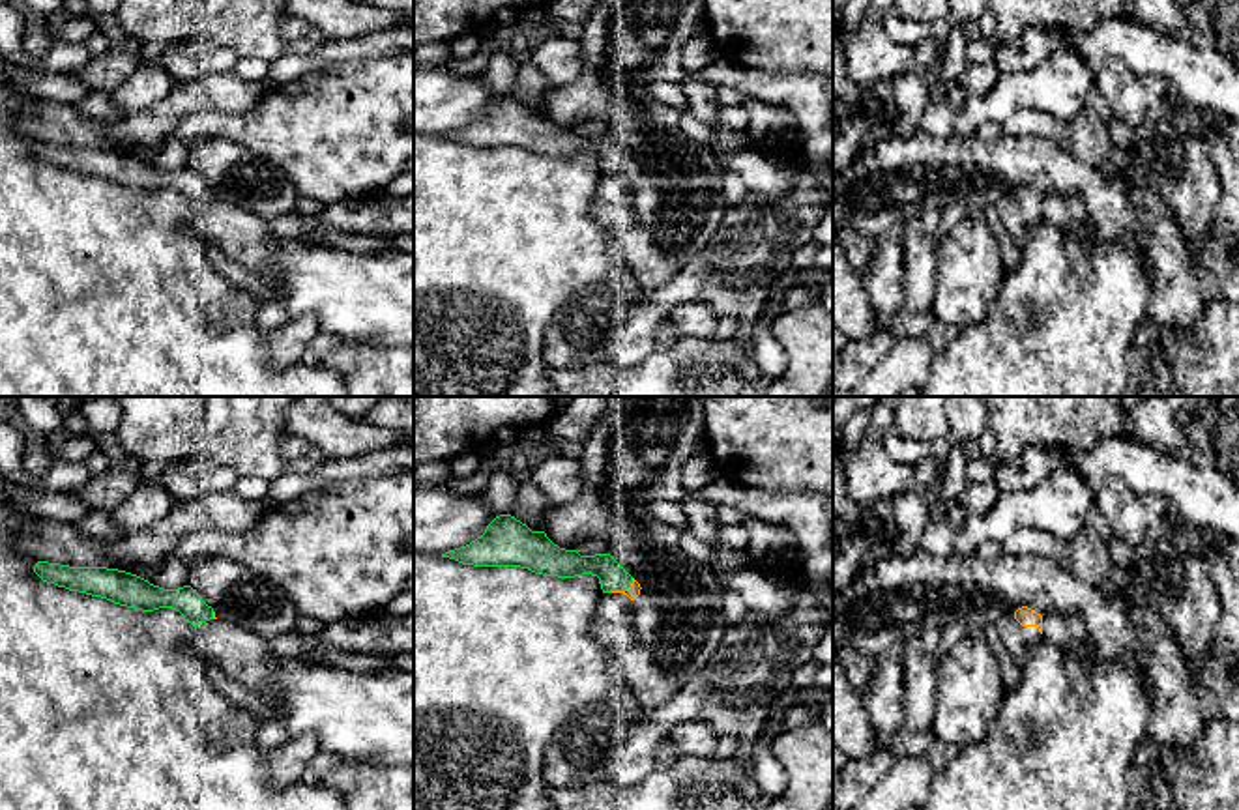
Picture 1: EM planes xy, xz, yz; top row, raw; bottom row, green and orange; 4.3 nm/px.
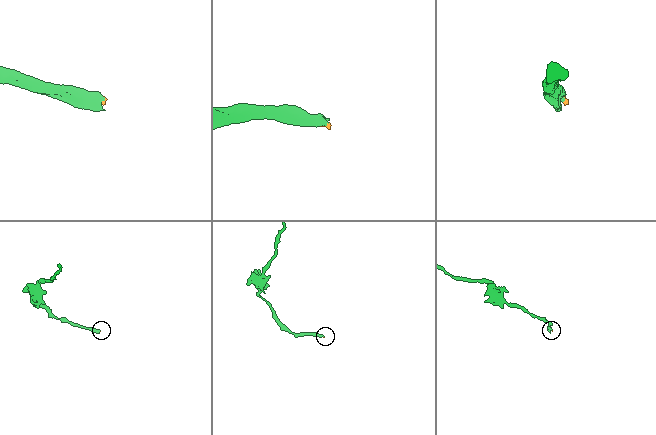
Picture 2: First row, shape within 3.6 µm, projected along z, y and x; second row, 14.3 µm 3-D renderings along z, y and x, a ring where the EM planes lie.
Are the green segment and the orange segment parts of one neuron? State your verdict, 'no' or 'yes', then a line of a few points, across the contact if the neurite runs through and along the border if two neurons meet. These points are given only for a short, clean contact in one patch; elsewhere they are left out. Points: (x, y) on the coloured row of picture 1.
yes

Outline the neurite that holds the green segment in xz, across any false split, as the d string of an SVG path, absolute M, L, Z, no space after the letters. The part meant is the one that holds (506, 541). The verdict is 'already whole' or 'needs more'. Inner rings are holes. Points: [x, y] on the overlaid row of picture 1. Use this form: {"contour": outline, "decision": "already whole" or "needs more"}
{"contour": "M511 514L496 516L481 537L442 557L474 567L520 567L543 576L599 578L603 593L623 593L631 600L640 595L640 584L610 556L580 556L554 544L545 531L532 531Z", "decision": "needs more"}

